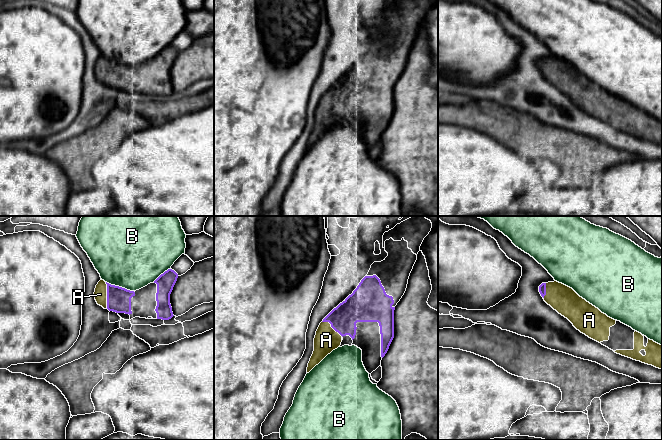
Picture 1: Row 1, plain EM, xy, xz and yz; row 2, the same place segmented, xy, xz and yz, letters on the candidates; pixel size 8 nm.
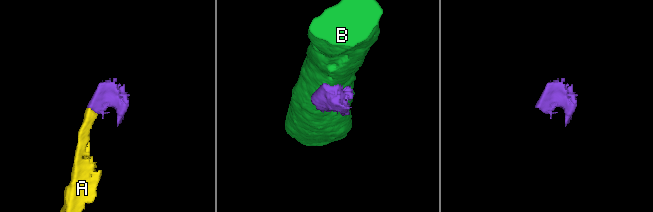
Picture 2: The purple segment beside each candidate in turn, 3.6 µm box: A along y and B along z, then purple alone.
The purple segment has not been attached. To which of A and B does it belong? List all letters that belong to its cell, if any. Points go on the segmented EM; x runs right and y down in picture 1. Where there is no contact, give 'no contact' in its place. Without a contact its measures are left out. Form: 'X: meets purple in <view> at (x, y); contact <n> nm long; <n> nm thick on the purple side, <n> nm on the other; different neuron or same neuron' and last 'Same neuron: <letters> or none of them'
A: meets purple in xy at (107, 295); contact 220 nm long; 190 nm thick on the purple side, 110 nm on the other; same neuron
B: meets purple in xy at (120, 287); contact 240 nm long; 190 nm thick on the purple side, 500 nm on the other; different neuron
Same neuron: A

